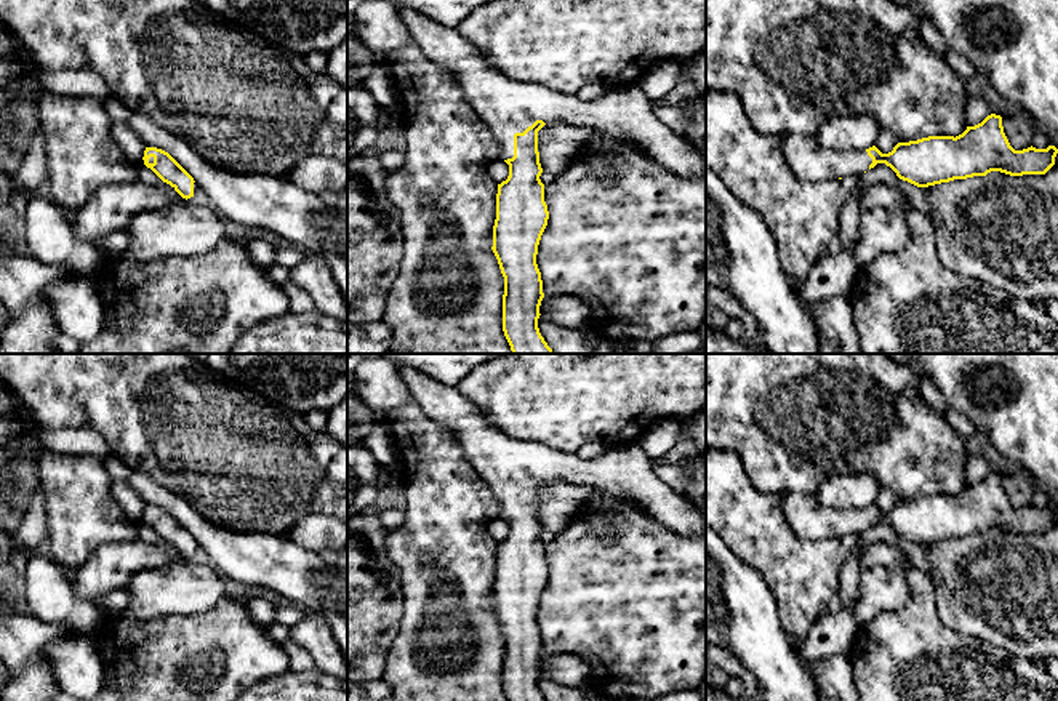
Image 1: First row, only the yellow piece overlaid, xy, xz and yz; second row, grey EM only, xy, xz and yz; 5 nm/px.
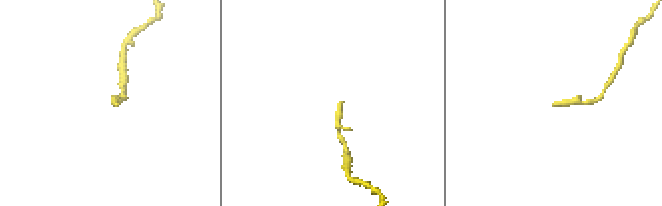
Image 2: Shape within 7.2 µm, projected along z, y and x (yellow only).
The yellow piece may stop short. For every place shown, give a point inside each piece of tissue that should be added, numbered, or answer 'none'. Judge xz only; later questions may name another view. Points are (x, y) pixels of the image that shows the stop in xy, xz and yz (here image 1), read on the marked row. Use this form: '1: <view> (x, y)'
1: xz (625, 116)

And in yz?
1: yz (809, 160)

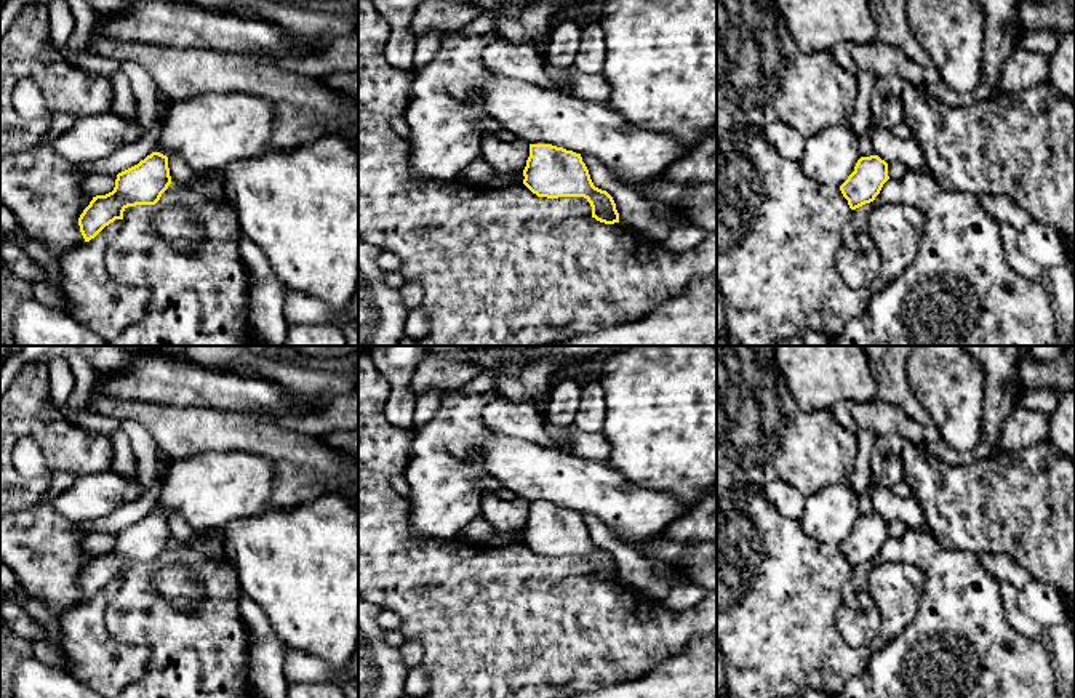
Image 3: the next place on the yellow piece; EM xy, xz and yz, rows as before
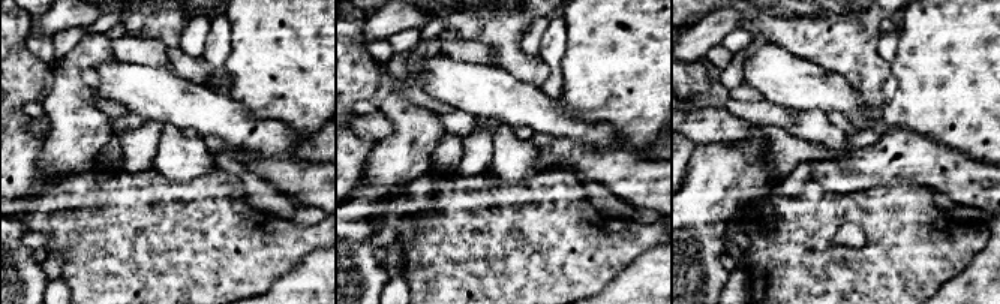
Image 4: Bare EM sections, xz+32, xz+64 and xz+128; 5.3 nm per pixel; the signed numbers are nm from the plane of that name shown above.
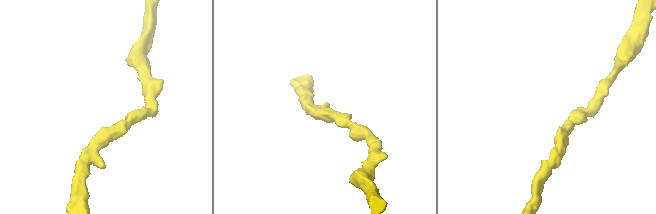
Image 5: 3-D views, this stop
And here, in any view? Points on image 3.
none

